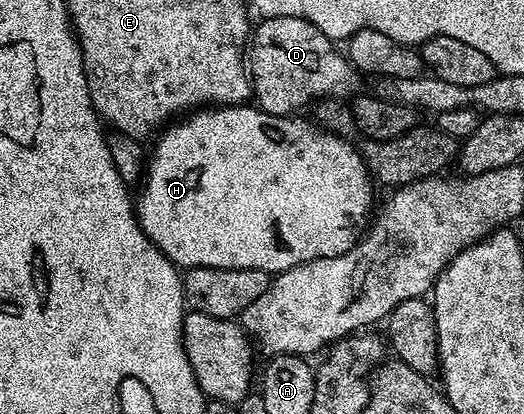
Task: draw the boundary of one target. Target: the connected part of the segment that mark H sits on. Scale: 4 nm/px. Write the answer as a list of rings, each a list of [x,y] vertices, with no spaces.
[[[256,105],[211,106],[198,109],[188,117],[166,126],[156,136],[157,144],[153,147],[153,156],[151,154],[148,156],[147,170],[139,187],[141,196],[136,196],[135,199],[135,210],[143,233],[171,260],[174,267],[178,269],[230,267],[280,273],[295,265],[303,265],[307,261],[315,261],[323,257],[339,257],[351,250],[358,239],[365,234],[375,211],[375,206],[373,207],[375,180],[369,173],[368,165],[365,164],[364,154],[358,148],[356,151],[349,144],[348,138],[334,135],[333,132],[322,129],[316,122],[308,123],[305,119],[297,118],[301,117],[272,115]]]

